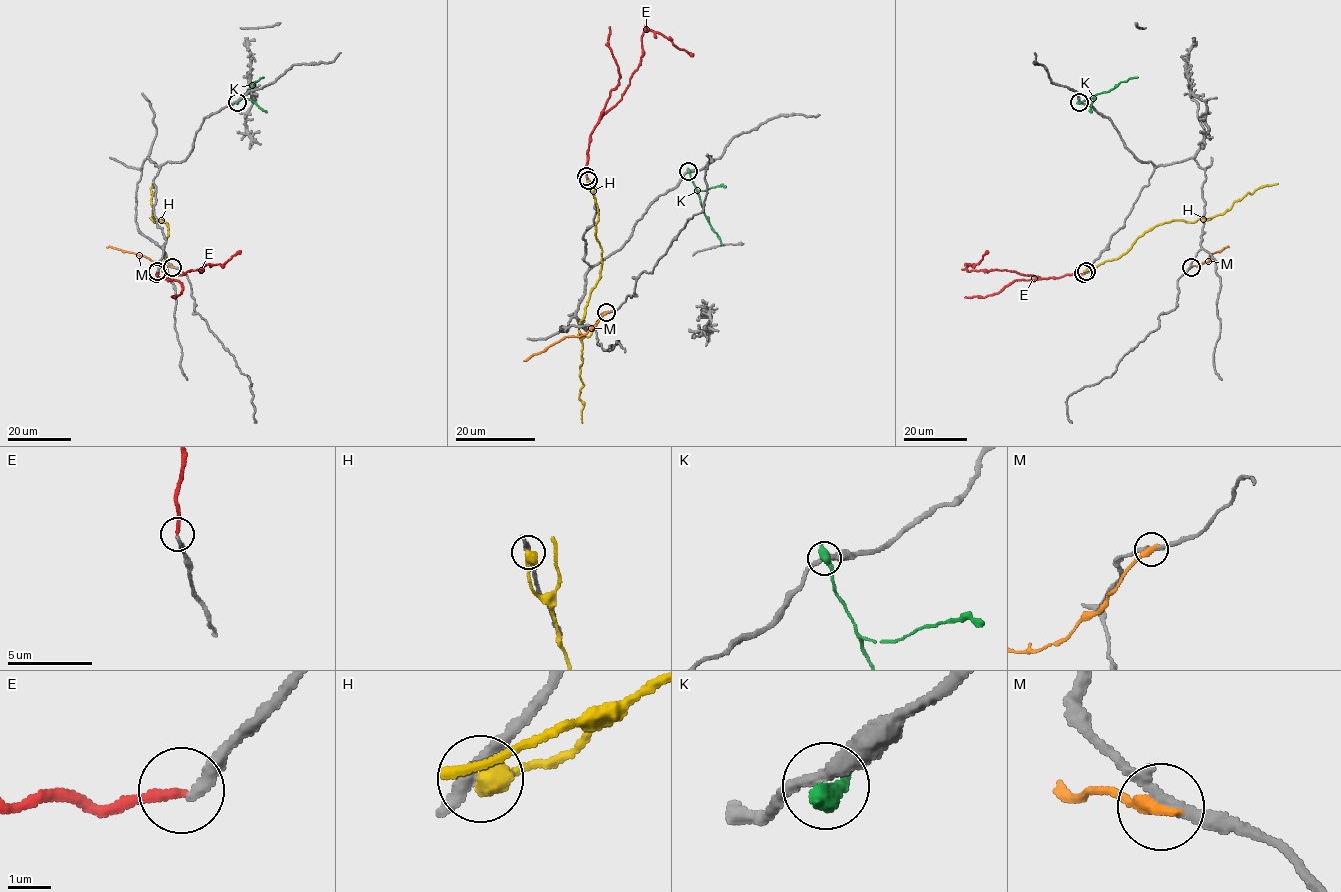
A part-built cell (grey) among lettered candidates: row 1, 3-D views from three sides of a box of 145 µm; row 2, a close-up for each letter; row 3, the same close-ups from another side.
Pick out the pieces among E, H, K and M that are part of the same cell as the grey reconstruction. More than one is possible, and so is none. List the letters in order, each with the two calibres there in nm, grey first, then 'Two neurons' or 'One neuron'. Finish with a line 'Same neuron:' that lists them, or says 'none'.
E: Thickness 260 nm (grey) against 220 nm. Two neurons
H: Thickness 380 nm (grey) against 550 nm. Two neurons
K: Thickness 320 nm (grey) against 500 nm. Two neurons
M: Thickness 260 nm (grey) against 360 nm. Two neurons
Same neuron: none

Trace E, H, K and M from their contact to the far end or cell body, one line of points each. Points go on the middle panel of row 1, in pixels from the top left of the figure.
E: (586, 176), (589, 134), (620, 99), (637, 68), (642, 56), (643, 31), (662, 34), (680, 49), (694, 55)
H: (587, 180), (597, 206), (595, 237), (601, 249), (601, 267), (578, 325), (582, 422)
K: (689, 171), (704, 213), (723, 245)
M: (606, 312), (585, 333), (563, 337), (523, 360)

